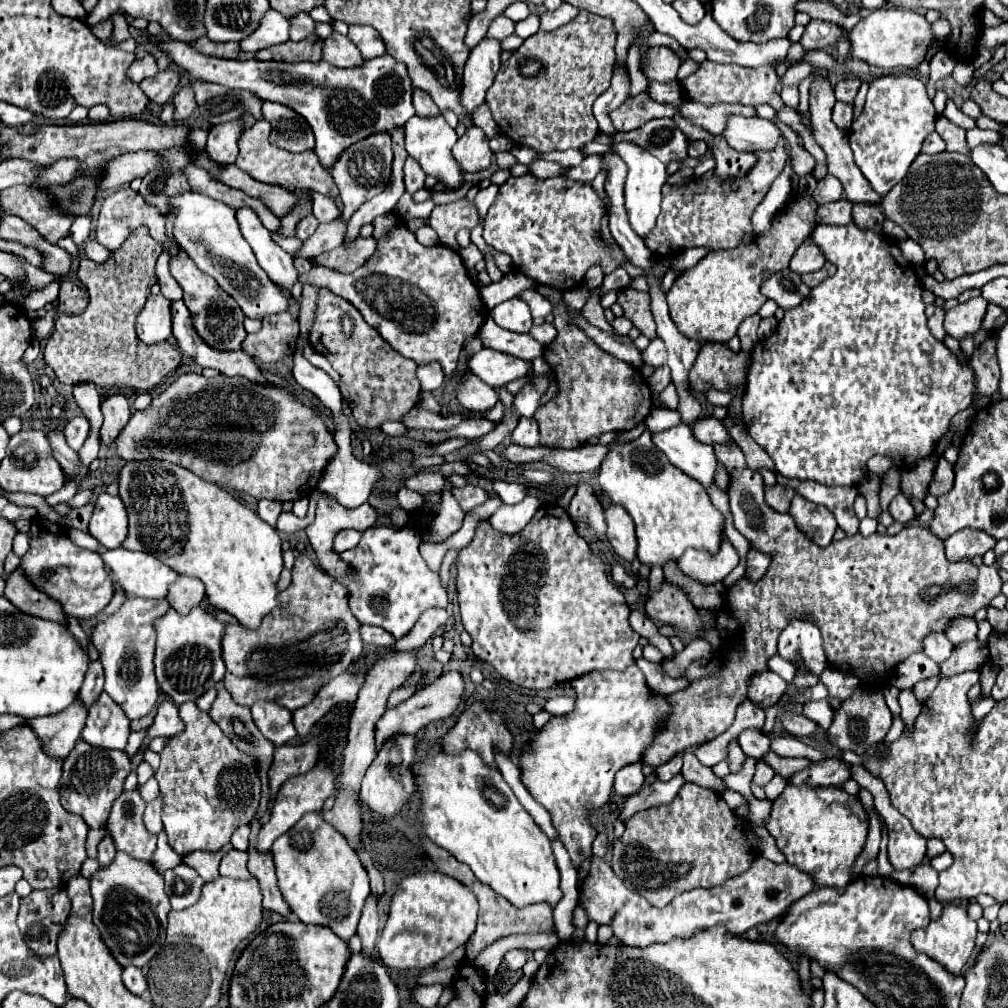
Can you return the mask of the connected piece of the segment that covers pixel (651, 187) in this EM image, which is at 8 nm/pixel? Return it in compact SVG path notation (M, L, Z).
M619 143L613 153L617 153L629 167L627 173L627 181L625 181L625 209L629 215L629 225L631 229L641 237L647 239L649 233L653 231L657 217L659 217L659 203L661 203L661 187L667 181L667 171L665 165L661 165L661 161L657 161L657 157L653 157L649 151L637 147L637 145L629 145L629 143Z

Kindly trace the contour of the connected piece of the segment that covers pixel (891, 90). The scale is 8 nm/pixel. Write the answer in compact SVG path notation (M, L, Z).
M889 73L869 83L867 101L863 113L853 121L849 129L849 145L855 155L855 163L871 183L873 191L885 197L893 185L897 185L913 159L921 153L923 139L933 131L937 113L927 95L925 83L909 73Z

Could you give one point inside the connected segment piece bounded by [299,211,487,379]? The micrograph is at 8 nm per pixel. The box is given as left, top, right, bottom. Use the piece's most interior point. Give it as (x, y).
(421, 300)

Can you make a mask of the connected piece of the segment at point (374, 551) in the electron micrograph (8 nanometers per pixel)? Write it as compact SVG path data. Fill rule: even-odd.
M379 525L367 529L355 549L341 553L359 571L357 583L349 585L349 607L361 623L381 627L401 639L415 627L425 609L447 607L447 591L441 585L441 577L419 555L420 543L421 535L409 527L393 529Z

